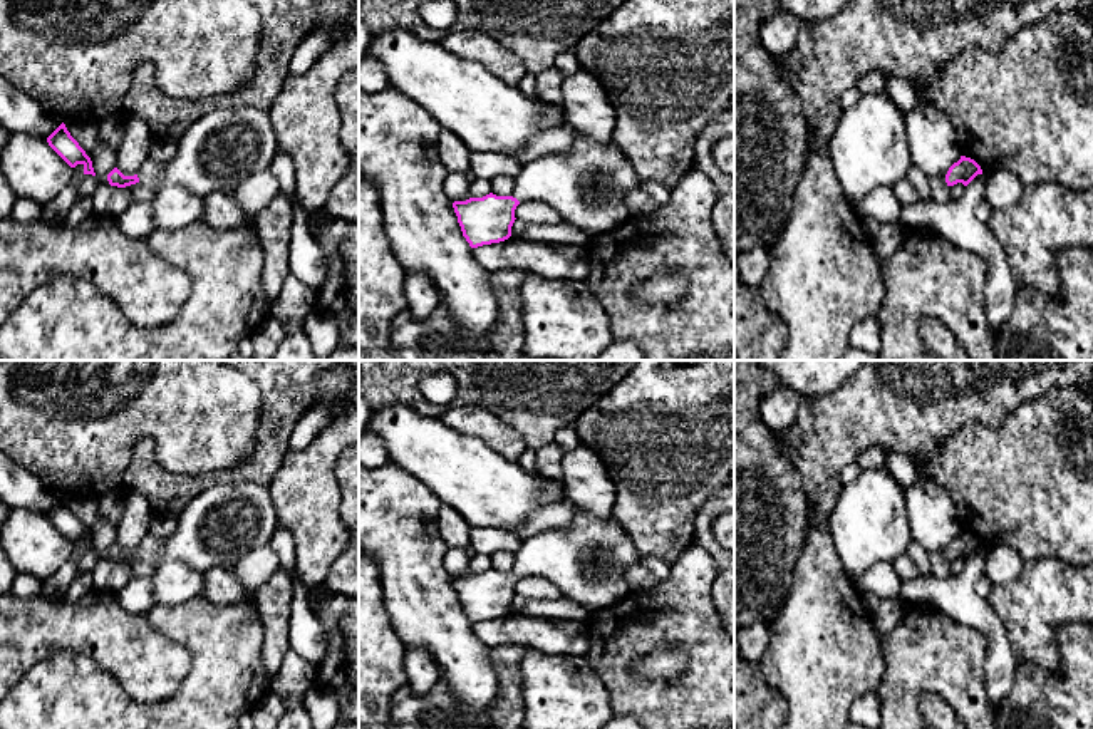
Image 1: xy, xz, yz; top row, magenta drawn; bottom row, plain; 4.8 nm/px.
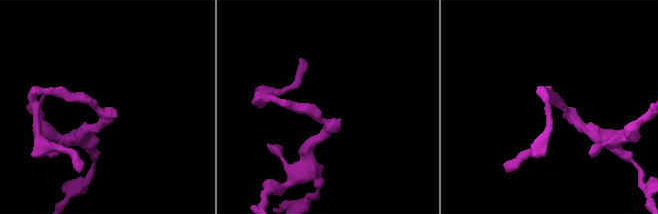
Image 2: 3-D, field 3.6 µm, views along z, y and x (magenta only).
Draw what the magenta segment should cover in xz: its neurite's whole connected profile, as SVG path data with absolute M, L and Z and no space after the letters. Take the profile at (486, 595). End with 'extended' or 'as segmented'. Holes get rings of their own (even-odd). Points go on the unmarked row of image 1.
M577 508L567 530L521 541L511 571L490 568L454 576L453 583L471 623L508 615L515 585L526 576L550 580L563 597L595 612L630 593L625 570L639 561L642 556L634 541L612 516L600 518Z; extended

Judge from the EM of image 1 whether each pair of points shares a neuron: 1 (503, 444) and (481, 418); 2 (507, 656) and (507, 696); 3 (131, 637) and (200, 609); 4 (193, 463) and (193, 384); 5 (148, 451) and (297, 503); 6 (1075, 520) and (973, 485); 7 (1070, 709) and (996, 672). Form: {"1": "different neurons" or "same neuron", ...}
{"1": "same neuron", "2": "same neuron", "3": "different neurons", "4": "same neuron", "5": "different neurons", "6": "same neuron", "7": "different neurons"}

